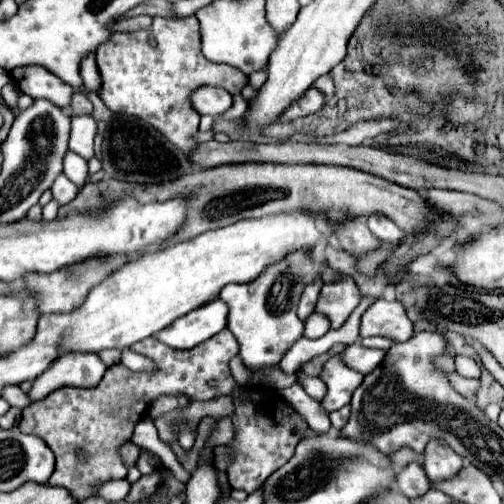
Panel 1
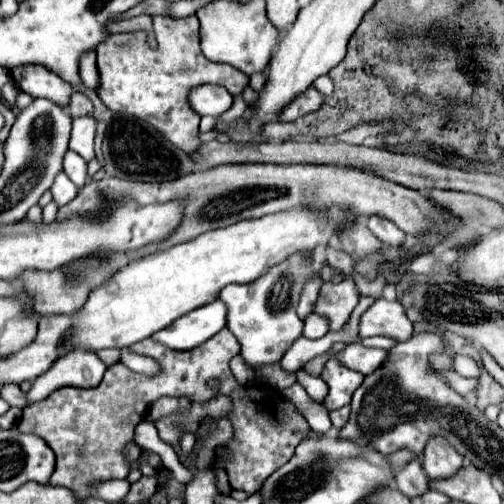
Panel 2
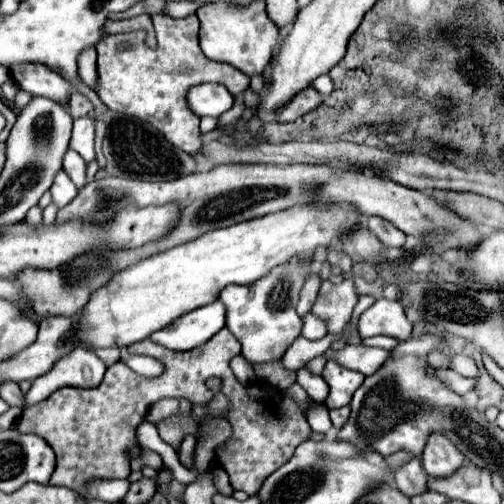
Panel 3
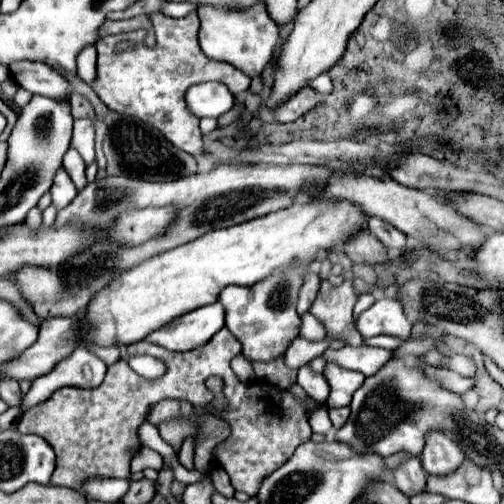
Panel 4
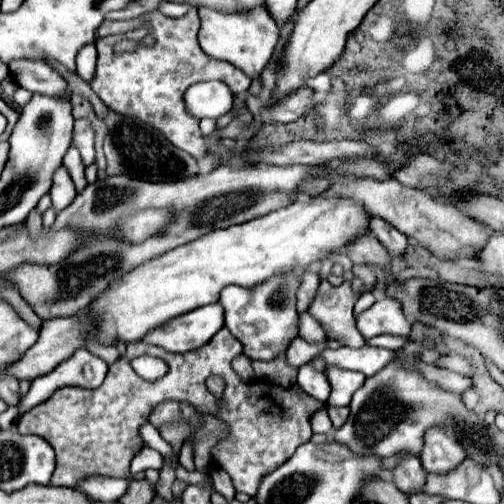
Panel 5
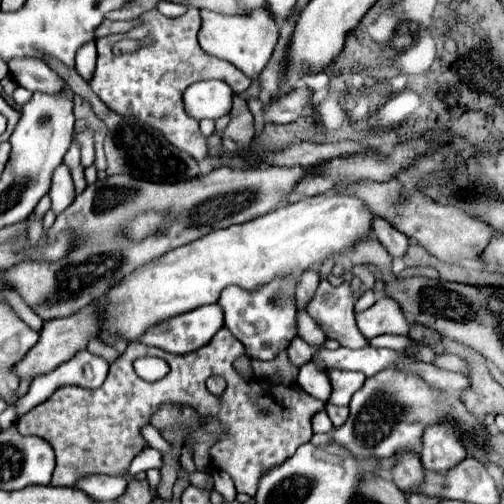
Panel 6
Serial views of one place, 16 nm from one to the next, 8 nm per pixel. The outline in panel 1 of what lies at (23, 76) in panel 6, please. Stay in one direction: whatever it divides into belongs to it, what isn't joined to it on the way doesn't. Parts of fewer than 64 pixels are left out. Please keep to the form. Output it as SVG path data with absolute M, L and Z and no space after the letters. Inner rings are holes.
M44 66L14 68L10 74L20 92L32 98L46 98L60 108L70 108L72 86L64 84L56 74L48 72Z

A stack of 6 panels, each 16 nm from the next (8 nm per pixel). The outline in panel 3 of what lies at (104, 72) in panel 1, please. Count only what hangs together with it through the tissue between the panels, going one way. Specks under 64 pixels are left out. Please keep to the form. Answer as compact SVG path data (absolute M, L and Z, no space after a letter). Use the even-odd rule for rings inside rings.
M152 14L150 18L158 42L156 48L146 46L146 30L106 36L104 40L100 40L100 44L96 44L98 80L94 84L94 92L110 110L124 116L136 116L152 124L172 144L176 144L176 148L192 156L200 156L200 118L190 112L186 104L186 92L202 82L218 82L224 84L232 96L240 96L250 86L250 78L244 76L238 68L232 68L230 64L214 62L204 56L198 44L200 24L196 14L178 20L164 14ZM122 42L128 42L130 48L118 50L118 44Z

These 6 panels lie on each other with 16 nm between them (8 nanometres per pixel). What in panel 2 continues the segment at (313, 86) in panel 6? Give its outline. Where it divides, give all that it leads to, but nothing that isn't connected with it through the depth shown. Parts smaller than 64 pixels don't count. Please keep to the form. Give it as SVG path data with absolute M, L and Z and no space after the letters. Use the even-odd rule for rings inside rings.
M320 76L320 78L316 78L316 80L312 82L312 86L314 86L320 94L324 94L324 96L330 96L332 90L334 90L334 84L332 84L330 76Z

